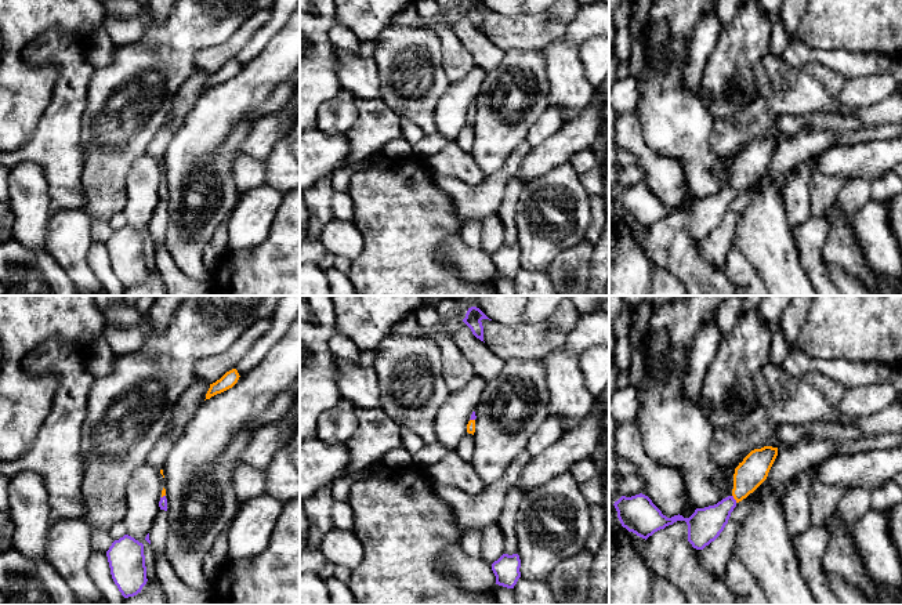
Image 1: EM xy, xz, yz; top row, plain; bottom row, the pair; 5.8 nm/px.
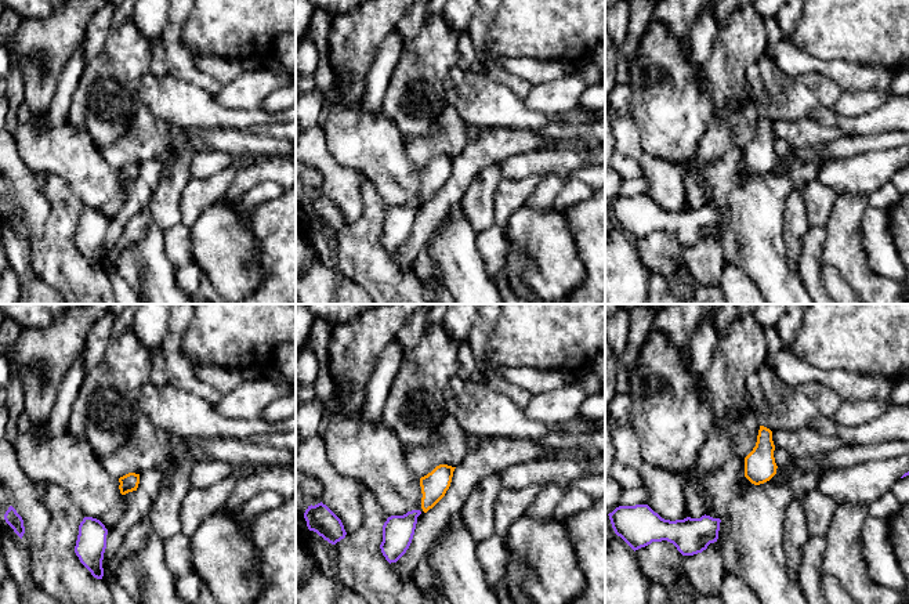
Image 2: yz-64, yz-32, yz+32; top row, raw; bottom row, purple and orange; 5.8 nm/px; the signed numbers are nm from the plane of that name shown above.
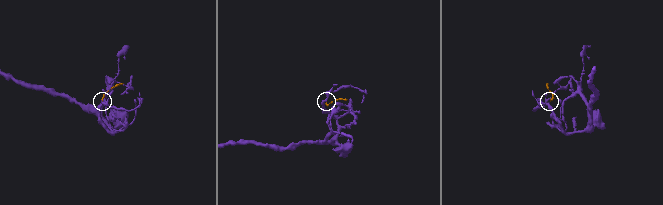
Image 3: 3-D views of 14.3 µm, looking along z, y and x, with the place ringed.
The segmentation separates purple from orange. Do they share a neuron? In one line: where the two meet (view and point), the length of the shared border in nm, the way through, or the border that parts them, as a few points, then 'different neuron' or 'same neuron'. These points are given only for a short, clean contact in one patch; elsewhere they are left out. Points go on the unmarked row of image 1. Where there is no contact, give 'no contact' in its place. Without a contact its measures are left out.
yz (734, 189) | 50 nm | across yz (705, 216), (734, 189), (753, 160) | same neuron

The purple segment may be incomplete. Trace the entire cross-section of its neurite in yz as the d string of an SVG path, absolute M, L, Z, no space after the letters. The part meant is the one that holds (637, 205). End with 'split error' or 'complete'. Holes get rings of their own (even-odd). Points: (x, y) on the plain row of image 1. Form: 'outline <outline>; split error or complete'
outline M772 137L751 141L735 159L732 185L714 196L696 199L689 209L680 204L667 209L642 184L631 188L622 186L615 192L617 209L623 218L645 231L677 211L685 211L688 215L688 232L693 239L703 240L724 221L736 195L767 170L776 146L778 138Z; split error

